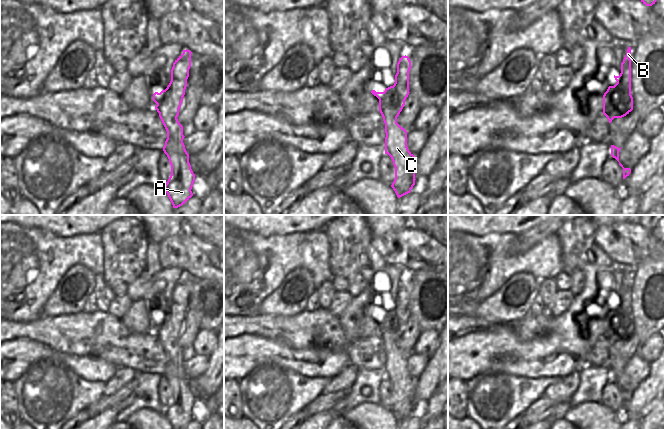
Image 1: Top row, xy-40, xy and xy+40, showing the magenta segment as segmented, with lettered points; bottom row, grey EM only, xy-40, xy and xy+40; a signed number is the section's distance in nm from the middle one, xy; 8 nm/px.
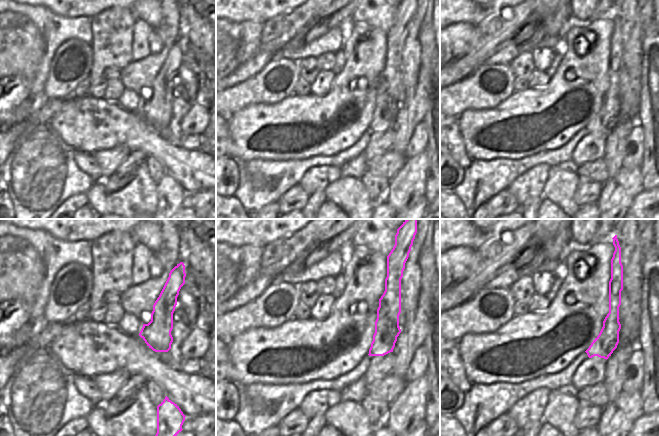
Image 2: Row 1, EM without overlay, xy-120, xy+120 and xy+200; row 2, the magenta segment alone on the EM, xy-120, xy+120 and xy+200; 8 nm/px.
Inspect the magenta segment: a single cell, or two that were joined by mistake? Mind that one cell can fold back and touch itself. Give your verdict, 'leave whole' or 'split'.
split

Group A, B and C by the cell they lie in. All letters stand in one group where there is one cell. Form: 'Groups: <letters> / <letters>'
Groups: A C / B

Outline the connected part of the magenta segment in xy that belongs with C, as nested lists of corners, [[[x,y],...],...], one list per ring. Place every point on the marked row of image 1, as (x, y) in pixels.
[[[379,106],[379,111],[385,123],[385,154],[388,154],[395,167],[395,179],[391,185],[398,198],[411,192],[415,185],[415,156],[407,147],[407,131],[397,123],[400,111],[392,106]]]

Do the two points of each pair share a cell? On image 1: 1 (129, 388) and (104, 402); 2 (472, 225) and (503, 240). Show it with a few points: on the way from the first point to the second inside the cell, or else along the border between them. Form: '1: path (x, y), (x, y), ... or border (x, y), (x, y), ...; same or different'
1: path (123, 393), (110, 401); same
2: border (467, 232), (473, 235), (514, 234); different

